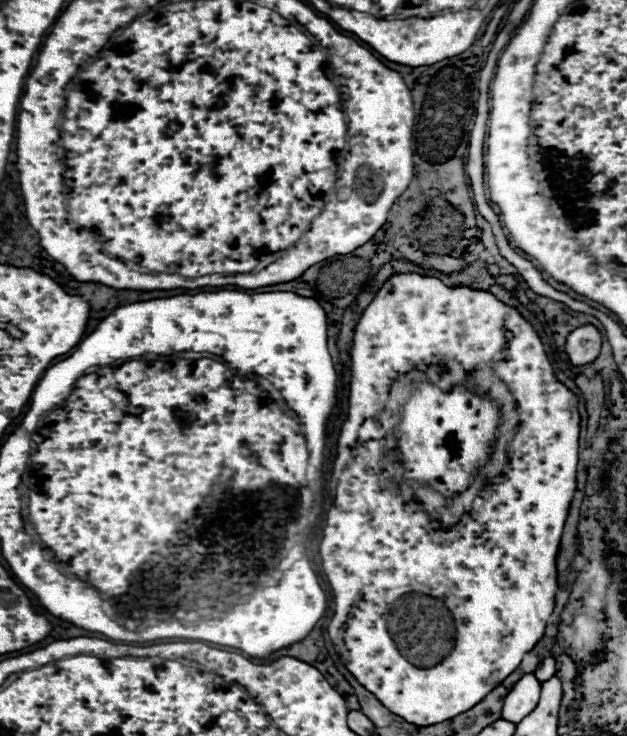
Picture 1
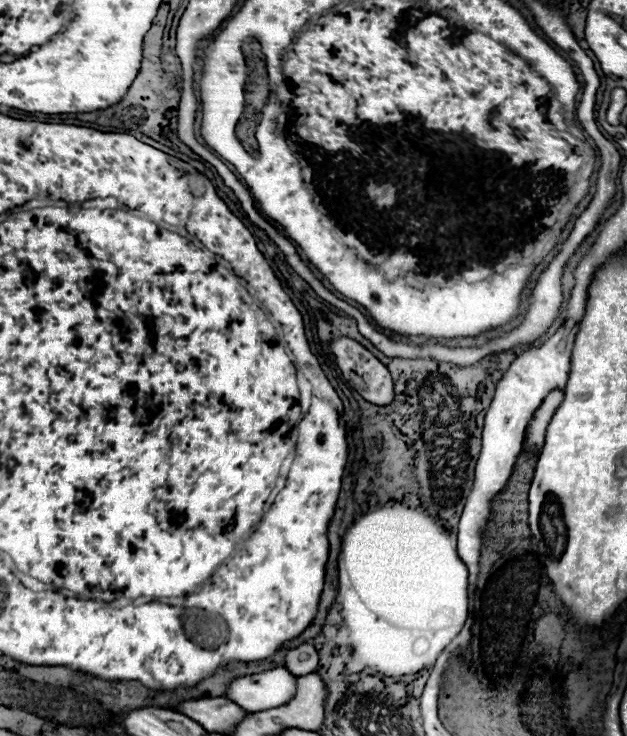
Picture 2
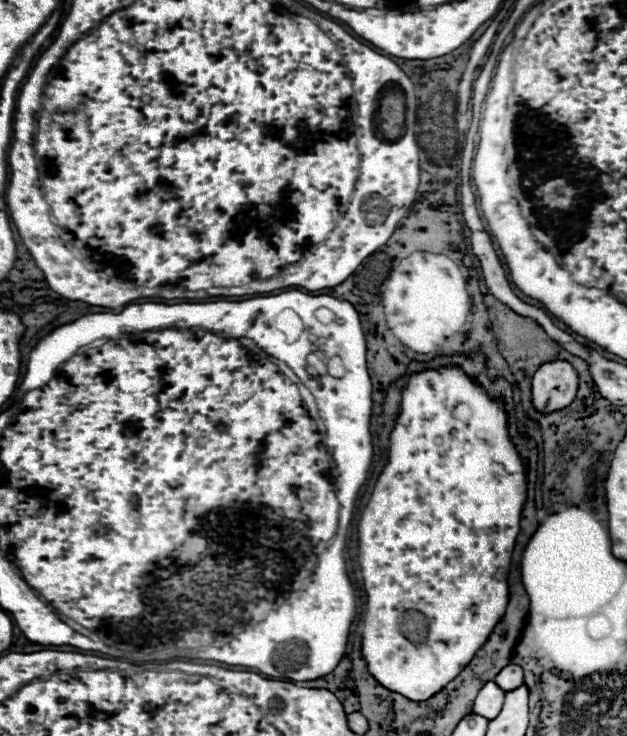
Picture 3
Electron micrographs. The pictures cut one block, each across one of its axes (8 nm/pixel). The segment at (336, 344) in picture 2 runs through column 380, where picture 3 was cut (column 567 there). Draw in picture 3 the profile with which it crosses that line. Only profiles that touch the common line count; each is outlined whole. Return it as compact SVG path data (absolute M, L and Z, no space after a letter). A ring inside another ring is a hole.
M568 362L542 364L532 378L532 406L540 414L556 412L574 400L576 390L578 374Z

